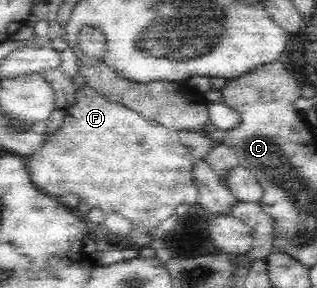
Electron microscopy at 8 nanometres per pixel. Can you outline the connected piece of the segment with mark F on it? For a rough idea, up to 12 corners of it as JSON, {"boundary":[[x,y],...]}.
{"boundary":[[77,81],[33,184],[149,233],[197,203],[175,130]]}

